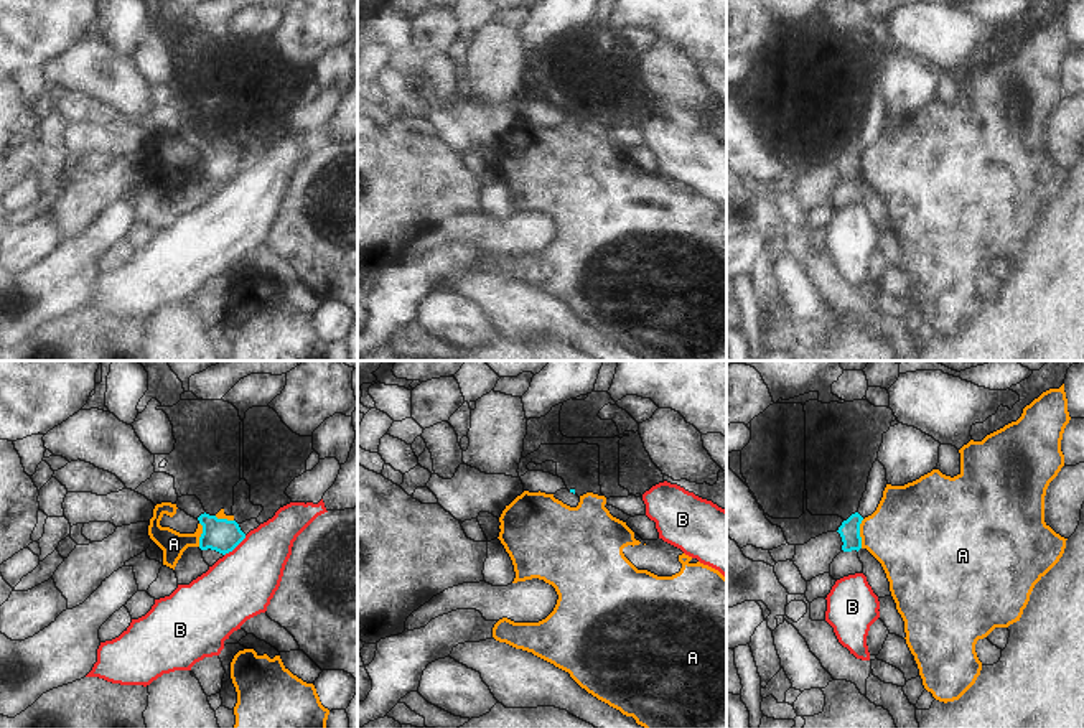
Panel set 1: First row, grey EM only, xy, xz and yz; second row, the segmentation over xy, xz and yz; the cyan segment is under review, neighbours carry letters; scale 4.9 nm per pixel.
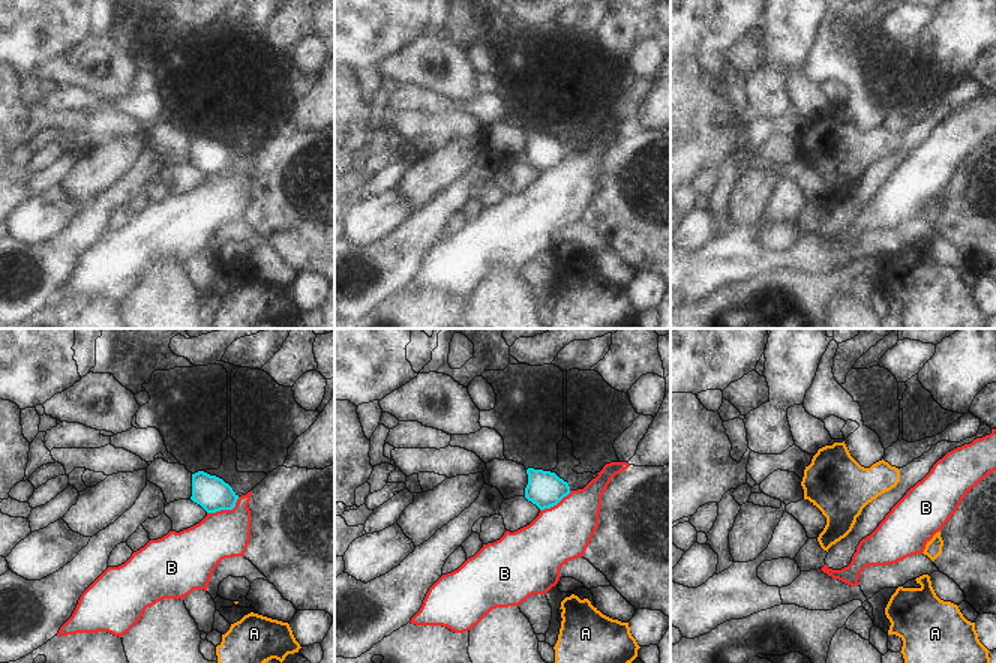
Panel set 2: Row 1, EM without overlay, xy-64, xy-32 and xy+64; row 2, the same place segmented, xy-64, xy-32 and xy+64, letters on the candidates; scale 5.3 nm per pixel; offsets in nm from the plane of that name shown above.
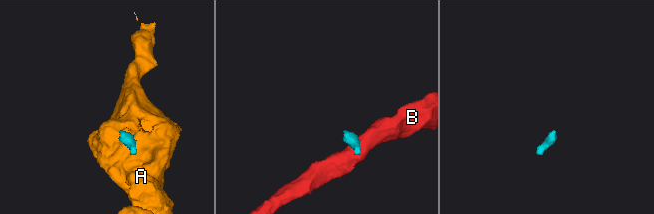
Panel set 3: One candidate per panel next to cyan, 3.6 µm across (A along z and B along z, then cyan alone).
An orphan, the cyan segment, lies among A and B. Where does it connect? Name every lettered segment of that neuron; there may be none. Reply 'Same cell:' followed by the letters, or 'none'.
Same cell: none

